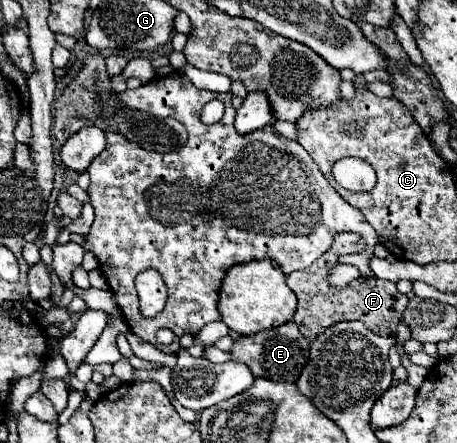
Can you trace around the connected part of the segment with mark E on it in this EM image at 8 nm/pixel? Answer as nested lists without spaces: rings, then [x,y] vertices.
[[[288,321],[270,331],[260,331],[256,335],[238,337],[234,341],[234,347],[230,353],[232,353],[234,361],[248,365],[250,371],[254,373],[254,377],[264,377],[264,379],[282,381],[282,383],[296,383],[308,361],[310,343],[298,331],[298,325],[294,321]]]

